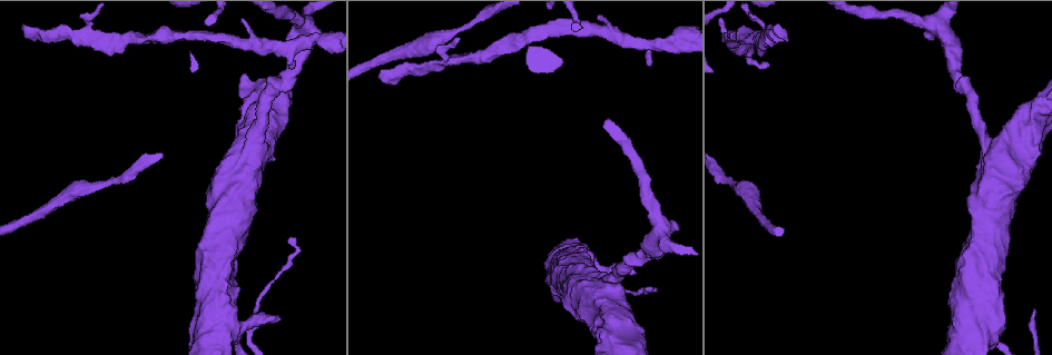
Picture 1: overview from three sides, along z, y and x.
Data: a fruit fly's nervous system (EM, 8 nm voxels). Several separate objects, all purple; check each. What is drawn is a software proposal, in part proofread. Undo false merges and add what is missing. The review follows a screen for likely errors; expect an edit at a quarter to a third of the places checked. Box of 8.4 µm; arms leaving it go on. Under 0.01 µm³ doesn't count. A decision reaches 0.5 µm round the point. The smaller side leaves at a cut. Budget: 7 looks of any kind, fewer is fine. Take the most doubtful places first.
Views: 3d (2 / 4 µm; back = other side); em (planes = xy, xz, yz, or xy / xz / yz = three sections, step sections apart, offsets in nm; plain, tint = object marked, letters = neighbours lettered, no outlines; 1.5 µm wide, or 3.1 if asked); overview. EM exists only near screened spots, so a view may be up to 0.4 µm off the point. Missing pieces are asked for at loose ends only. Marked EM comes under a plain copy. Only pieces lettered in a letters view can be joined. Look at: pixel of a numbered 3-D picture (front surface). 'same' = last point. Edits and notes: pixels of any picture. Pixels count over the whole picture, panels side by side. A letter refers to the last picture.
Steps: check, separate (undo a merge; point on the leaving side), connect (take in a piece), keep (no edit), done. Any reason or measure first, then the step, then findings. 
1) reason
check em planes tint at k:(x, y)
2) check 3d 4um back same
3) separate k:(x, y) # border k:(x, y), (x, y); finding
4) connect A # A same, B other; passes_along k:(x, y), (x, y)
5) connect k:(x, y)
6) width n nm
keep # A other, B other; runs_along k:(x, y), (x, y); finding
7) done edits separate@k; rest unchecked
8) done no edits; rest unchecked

free end
check em planes tint at 1:(378, 76)

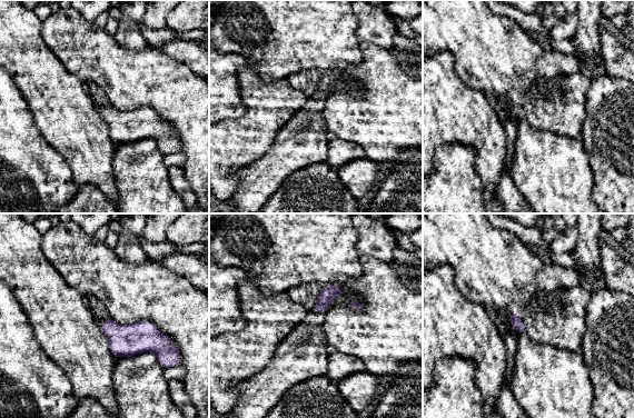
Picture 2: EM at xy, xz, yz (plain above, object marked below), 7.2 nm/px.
what lies round it
check em planes letters same

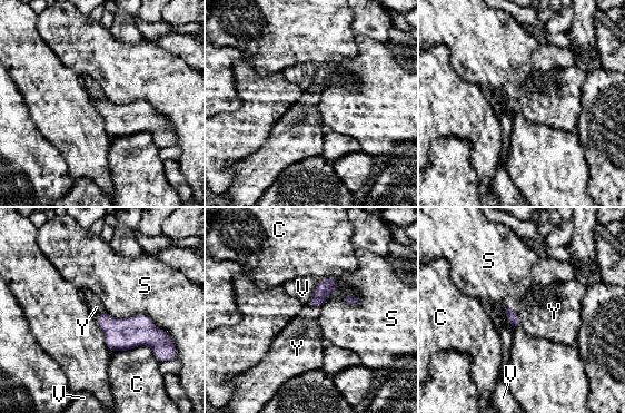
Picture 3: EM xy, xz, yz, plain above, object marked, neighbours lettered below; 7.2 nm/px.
connect Y # C other, S other, V other, Y same; it goes on there

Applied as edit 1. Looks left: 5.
see it whole again
check overview

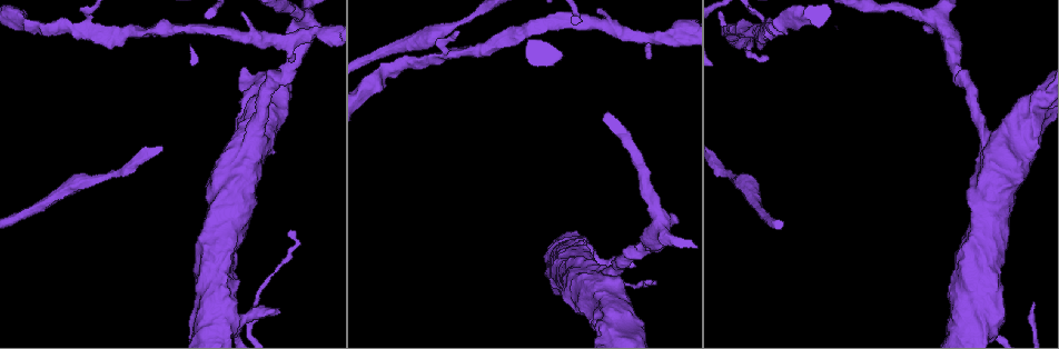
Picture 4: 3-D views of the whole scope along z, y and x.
an open end
check em planes letters at 4:(633, 264)

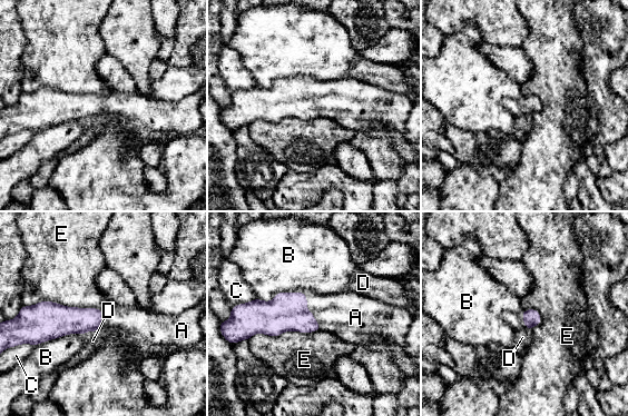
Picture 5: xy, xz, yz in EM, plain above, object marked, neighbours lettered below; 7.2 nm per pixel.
connect A # A same, B other, C other, D other, E other; passes_along 5:(66, 320), (100, 319), (135, 322); it goes on there

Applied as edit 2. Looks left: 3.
done edits connect@3, connect@5; rest unchecked

